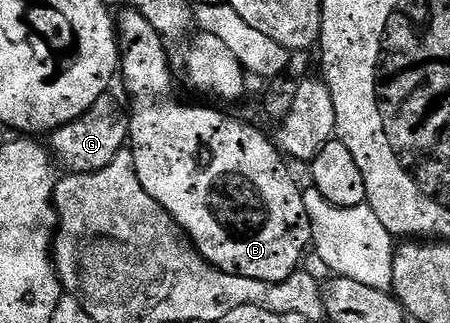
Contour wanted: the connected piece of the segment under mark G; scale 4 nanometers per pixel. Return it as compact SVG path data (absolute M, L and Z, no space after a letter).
M110 94L101 96L81 117L50 132L50 150L62 166L63 163L67 166L68 172L76 175L88 175L105 169L105 165L109 165L113 161L113 157L117 157L117 153L128 146L131 120L128 112L124 108L122 111L118 101L111 98Z

